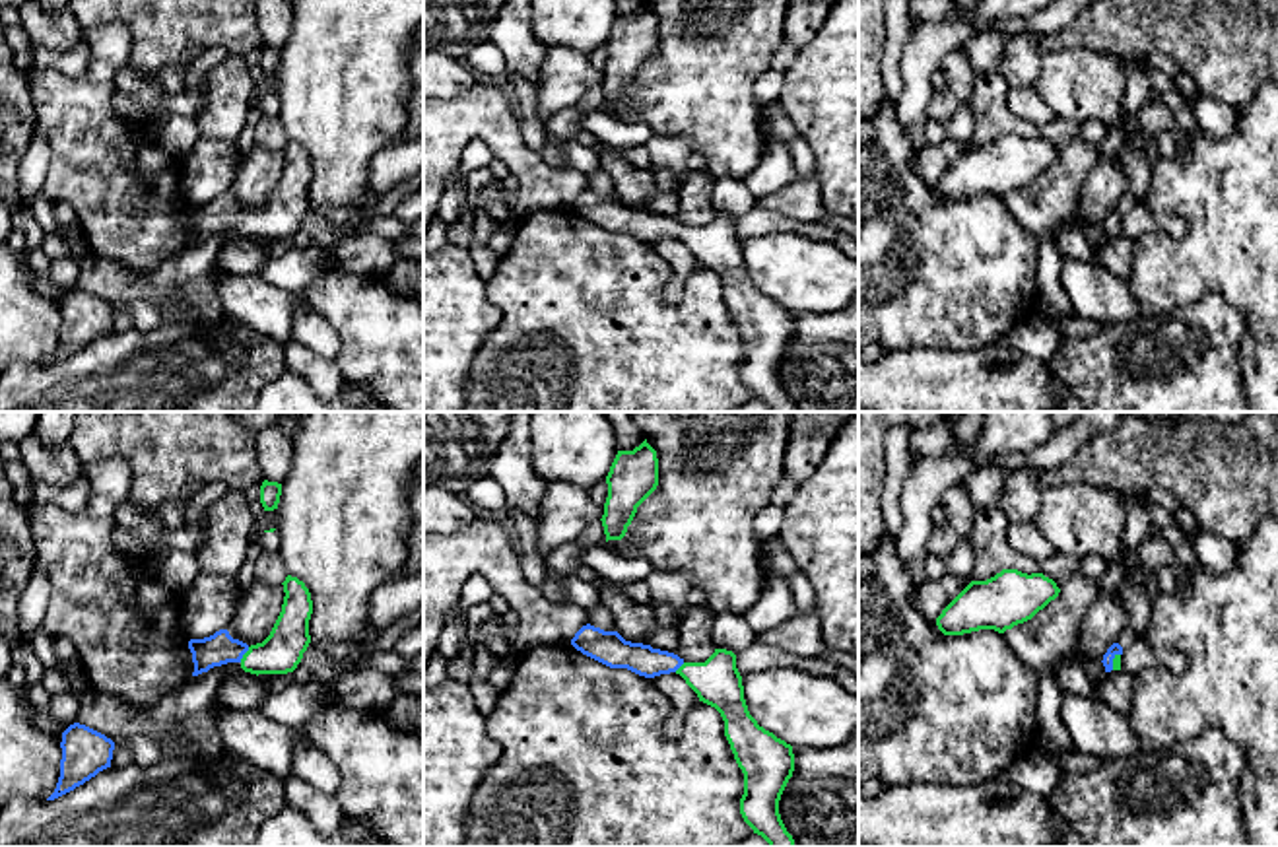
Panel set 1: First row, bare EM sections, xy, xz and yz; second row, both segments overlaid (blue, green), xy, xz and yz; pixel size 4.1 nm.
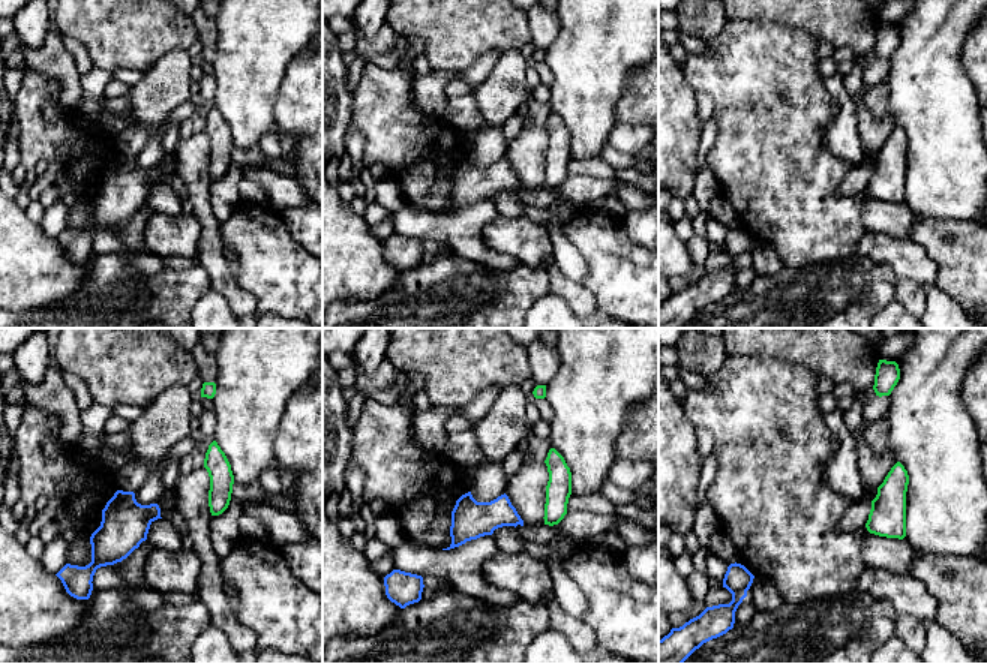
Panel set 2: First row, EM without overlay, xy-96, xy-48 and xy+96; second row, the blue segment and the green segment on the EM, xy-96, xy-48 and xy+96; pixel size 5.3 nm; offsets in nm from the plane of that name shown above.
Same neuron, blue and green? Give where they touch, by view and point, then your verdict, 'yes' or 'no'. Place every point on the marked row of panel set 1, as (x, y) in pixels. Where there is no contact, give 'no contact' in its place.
meets blue in xy at (243, 653); yes

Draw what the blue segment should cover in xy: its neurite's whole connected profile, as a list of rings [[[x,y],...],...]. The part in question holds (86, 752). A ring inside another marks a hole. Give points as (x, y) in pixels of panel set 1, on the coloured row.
[[[74,723],[62,732],[60,748],[60,777],[47,800],[74,791],[99,771],[111,767],[115,742],[85,725]]]

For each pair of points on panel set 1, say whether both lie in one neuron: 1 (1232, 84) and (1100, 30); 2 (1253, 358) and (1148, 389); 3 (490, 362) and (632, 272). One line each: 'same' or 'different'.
1: same
2: different
3: same

